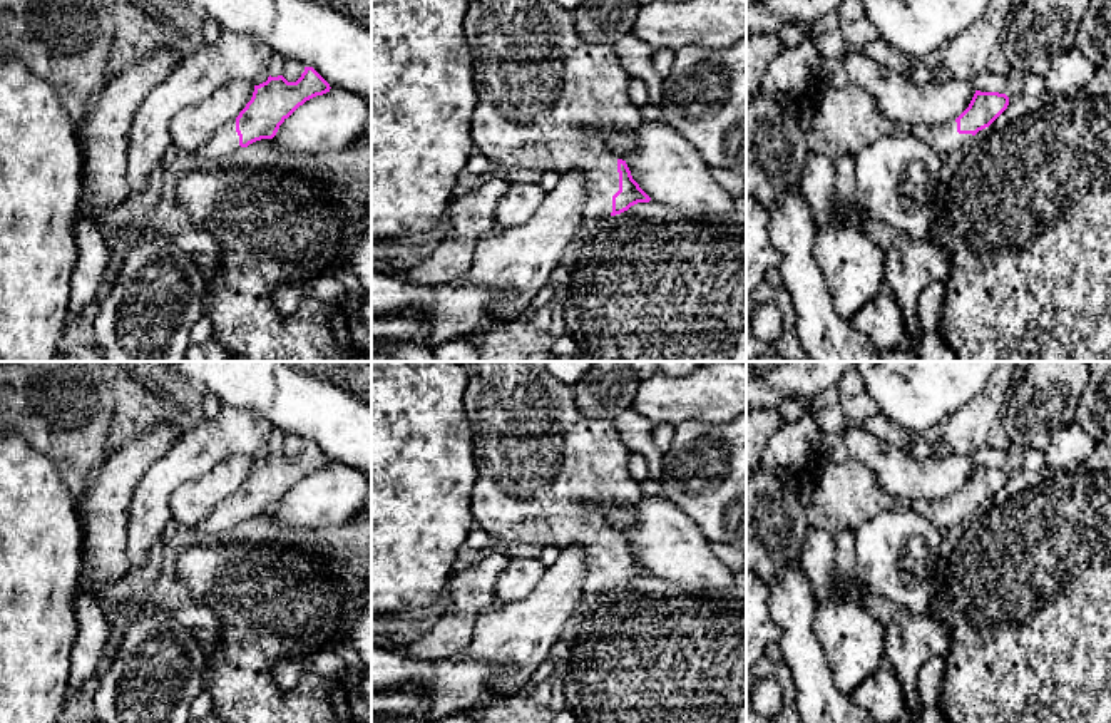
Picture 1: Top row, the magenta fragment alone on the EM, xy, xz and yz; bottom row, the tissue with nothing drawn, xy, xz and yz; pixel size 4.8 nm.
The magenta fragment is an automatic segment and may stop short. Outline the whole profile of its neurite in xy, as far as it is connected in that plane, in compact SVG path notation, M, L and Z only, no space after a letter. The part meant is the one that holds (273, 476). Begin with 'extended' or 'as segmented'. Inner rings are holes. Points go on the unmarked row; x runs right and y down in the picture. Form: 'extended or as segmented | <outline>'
extended | M305 442L296 457L288 457L283 450L269 450L266 457L254 460L253 472L239 490L221 500L196 529L221 539L239 522L273 514L279 500L300 480L330 464L330 459L313 442Z

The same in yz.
extended | M975 465L969 482L954 495L935 500L917 500L915 509L940 532L962 526L970 514L989 502L1009 480L1009 472L999 467Z

